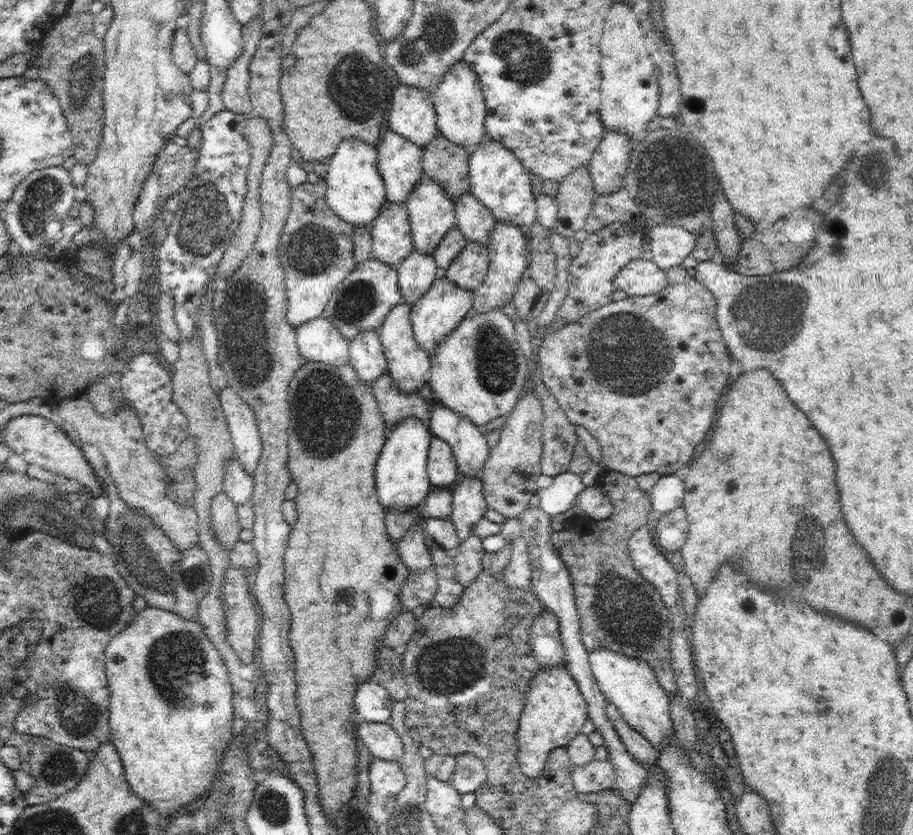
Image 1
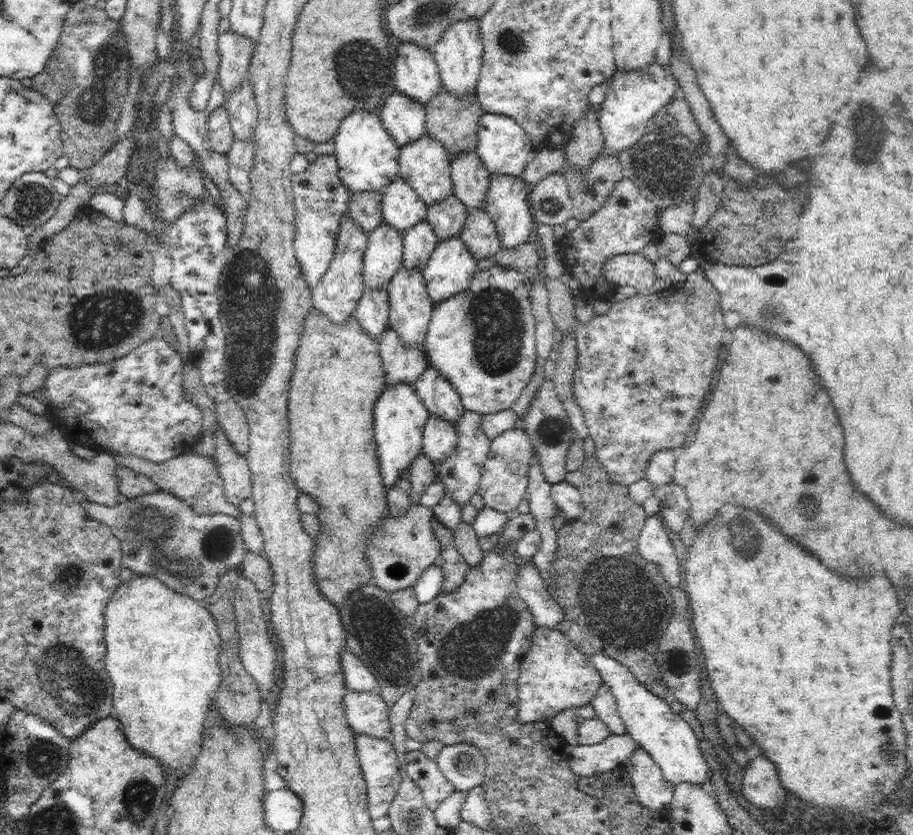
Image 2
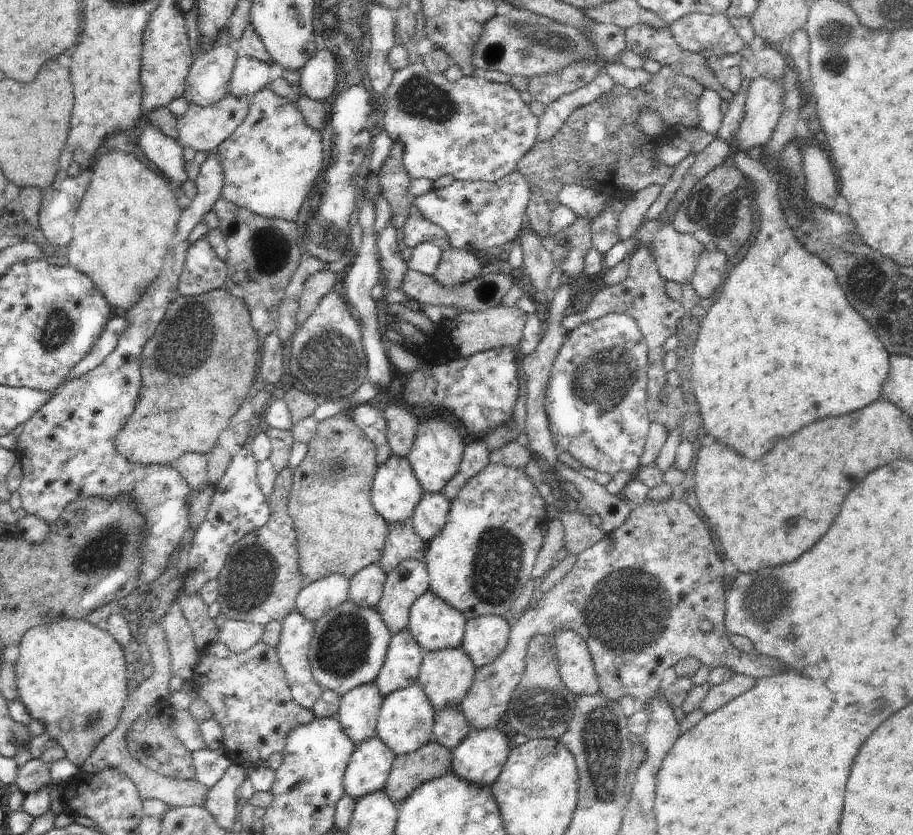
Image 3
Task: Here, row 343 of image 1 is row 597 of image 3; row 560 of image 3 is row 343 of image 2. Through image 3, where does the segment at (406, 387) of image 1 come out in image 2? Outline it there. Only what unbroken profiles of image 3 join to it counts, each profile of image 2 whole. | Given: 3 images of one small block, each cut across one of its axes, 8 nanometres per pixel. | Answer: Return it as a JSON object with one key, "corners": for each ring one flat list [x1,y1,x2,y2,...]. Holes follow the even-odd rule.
{"corners":[[403,266,394,274,387,285,389,298,389,326,391,326,406,347,425,343,425,336,429,329,431,312,434,304,431,302,426,285,419,268]]}

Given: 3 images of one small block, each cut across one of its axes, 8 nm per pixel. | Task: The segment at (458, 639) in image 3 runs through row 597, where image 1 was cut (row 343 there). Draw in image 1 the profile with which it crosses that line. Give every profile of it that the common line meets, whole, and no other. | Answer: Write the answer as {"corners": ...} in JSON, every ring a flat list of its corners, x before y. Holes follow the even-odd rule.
{"corners":[[444,271,436,277,428,292,424,293,410,310,410,321,412,321,412,331,417,342,432,355,433,351,440,345,440,342,448,333,458,327,458,323,466,317,472,309,473,292,466,290,454,281,450,281]]}

